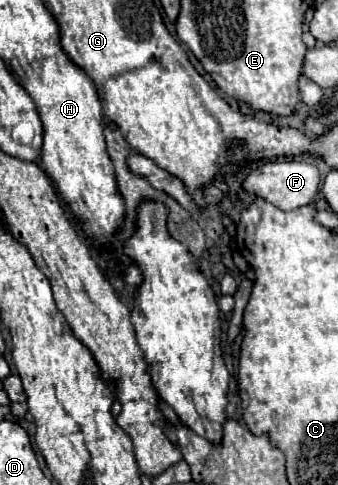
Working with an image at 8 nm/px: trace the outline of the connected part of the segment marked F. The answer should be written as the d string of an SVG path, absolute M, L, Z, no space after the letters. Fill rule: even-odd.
M301 160L265 162L257 170L249 172L249 176L243 180L241 186L245 192L255 194L255 196L275 204L281 210L295 210L299 206L307 206L313 202L313 196L319 190L319 170L313 164L307 164Z

